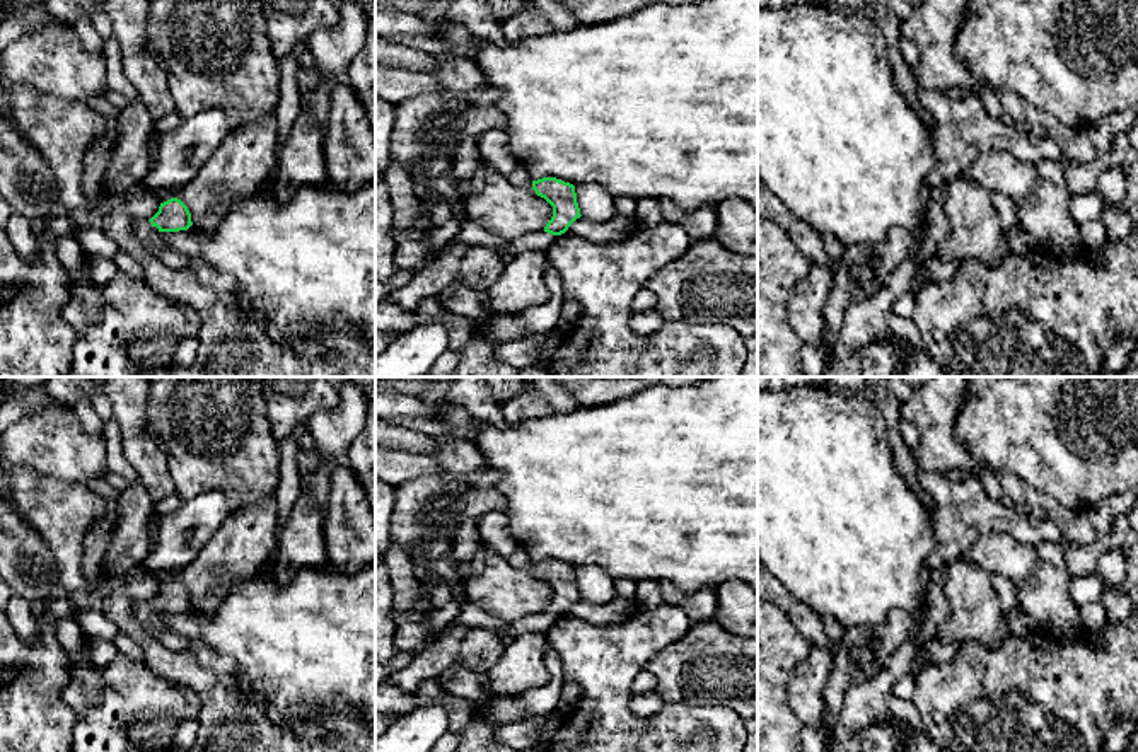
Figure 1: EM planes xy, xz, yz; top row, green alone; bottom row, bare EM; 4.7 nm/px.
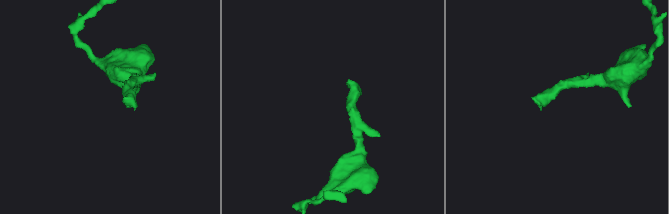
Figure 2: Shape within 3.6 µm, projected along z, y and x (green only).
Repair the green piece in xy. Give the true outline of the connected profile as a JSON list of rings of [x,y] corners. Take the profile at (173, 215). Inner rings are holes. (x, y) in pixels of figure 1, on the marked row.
[[[171,198],[160,203],[159,211],[150,220],[136,223],[135,234],[148,249],[159,254],[165,266],[183,269],[189,268],[189,257],[165,246],[160,247],[160,237],[154,228],[157,227],[159,232],[179,232],[188,230],[191,225],[193,222],[188,206],[181,200]]]

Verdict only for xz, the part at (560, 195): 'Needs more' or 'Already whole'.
Needs more

